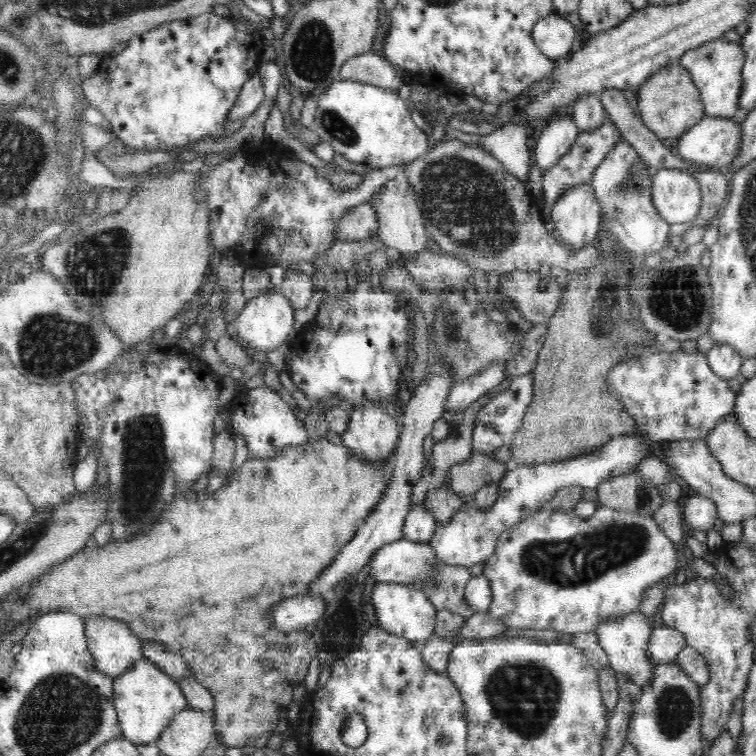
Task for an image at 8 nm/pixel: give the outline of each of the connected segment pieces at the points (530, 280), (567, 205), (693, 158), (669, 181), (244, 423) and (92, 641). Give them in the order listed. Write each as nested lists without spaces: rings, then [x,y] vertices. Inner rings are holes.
[[[514,271],[498,279],[501,298],[513,300],[519,313],[533,324],[550,318],[562,302],[564,285],[551,280],[543,286],[536,271]]]
[[[590,182],[575,187],[565,194],[552,208],[551,222],[555,224],[555,233],[561,242],[571,244],[575,248],[595,244],[596,236],[602,227],[601,207]]]
[[[704,115],[703,118],[692,126],[680,139],[675,141],[673,150],[682,159],[707,168],[722,168],[731,165],[732,160],[739,156],[742,150],[743,128],[738,122],[727,117],[711,117]]]
[[[687,169],[655,170],[651,196],[656,211],[670,224],[693,221],[703,204],[699,179]]]
[[[257,387],[240,389],[230,402],[232,408],[232,436],[241,433],[246,440],[248,456],[272,457],[278,449],[288,445],[309,443],[302,420],[294,415],[293,409],[272,388]]]
[[[88,618],[86,640],[96,668],[108,677],[123,675],[143,658],[141,642],[124,623],[106,618]]]

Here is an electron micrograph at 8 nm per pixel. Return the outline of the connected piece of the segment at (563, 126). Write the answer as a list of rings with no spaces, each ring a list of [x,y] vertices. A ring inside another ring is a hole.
[[[572,110],[558,113],[543,128],[538,144],[534,149],[533,162],[542,171],[549,169],[568,152],[579,136]]]

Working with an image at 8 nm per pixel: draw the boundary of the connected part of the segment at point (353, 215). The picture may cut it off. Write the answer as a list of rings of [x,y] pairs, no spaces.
[[[369,202],[352,208],[339,219],[338,239],[335,241],[359,241],[377,234],[376,209]]]

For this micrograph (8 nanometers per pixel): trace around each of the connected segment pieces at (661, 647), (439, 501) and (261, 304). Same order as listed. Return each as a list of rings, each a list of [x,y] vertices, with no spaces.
[[[655,625],[650,636],[648,652],[651,653],[652,660],[658,666],[659,664],[674,663],[678,653],[686,645],[684,633],[672,629],[672,627]]]
[[[437,487],[426,492],[422,505],[434,515],[439,524],[448,524],[450,518],[462,510],[464,501],[452,489]]]
[[[282,292],[264,293],[247,299],[236,325],[232,327],[233,334],[242,344],[248,345],[248,348],[254,348],[257,353],[264,354],[288,342],[288,334],[294,326],[294,311],[291,301]]]

